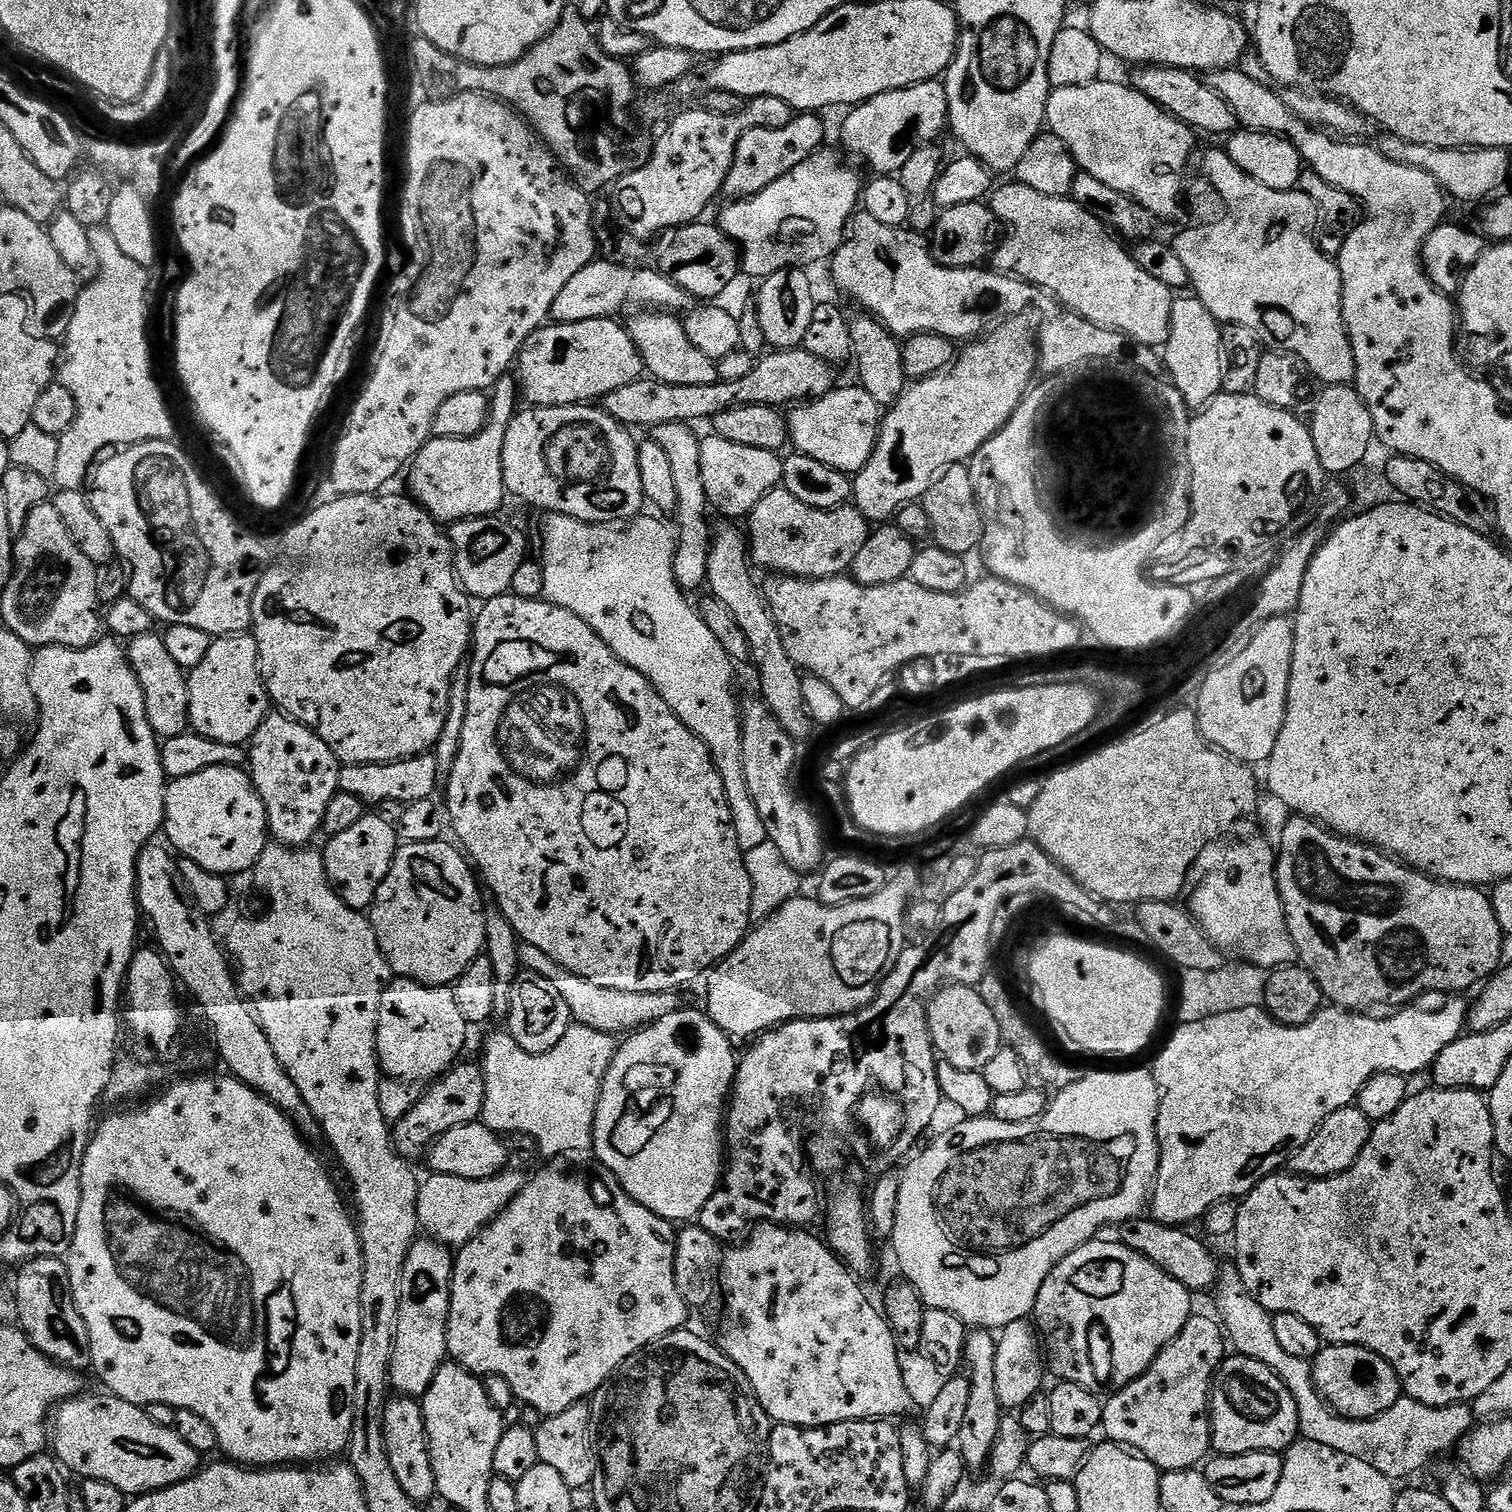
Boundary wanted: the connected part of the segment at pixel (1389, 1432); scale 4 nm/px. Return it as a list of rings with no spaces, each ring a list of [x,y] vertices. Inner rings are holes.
[[[1235,1266],[1223,1269],[1218,1283],[1215,1285],[1216,1312],[1222,1325],[1226,1340],[1232,1344],[1239,1355],[1254,1358],[1262,1362],[1290,1390],[1294,1398],[1294,1406],[1298,1406],[1298,1422],[1300,1436],[1310,1442],[1318,1442],[1322,1446],[1330,1446],[1341,1454],[1350,1454],[1350,1458],[1359,1458],[1362,1462],[1370,1462],[1378,1474],[1386,1474],[1394,1482],[1401,1482],[1407,1476],[1420,1472],[1439,1452],[1448,1452],[1457,1447],[1460,1441],[1474,1427],[1473,1409],[1468,1404],[1451,1404],[1435,1408],[1426,1406],[1414,1398],[1401,1395],[1390,1410],[1378,1414],[1372,1420],[1351,1420],[1332,1411],[1314,1386],[1312,1361],[1306,1358],[1293,1358],[1286,1350],[1282,1350],[1278,1338],[1274,1335],[1272,1325],[1273,1313],[1267,1312],[1252,1297],[1242,1282],[1240,1272]],[[1220,1284],[1220,1285],[1219,1285]],[[1220,1315],[1220,1316],[1219,1316]]]

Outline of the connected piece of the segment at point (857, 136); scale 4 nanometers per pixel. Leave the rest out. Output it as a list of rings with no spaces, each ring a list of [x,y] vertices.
[[[939,79],[878,94],[855,105],[849,112],[852,113],[840,128],[845,150],[882,176],[899,174],[902,166],[906,166],[906,158],[916,152],[921,142],[936,142],[949,127],[948,95]]]

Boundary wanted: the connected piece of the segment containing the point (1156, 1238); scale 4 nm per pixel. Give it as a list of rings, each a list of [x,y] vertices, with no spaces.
[[[1137,1218],[1119,1225],[1118,1232],[1120,1232],[1119,1243],[1150,1258],[1150,1262],[1154,1262],[1154,1266],[1158,1266],[1163,1272],[1170,1274],[1170,1278],[1182,1282],[1182,1286],[1186,1286],[1189,1292],[1199,1294],[1199,1292],[1206,1291],[1208,1287],[1208,1291],[1213,1287],[1218,1276],[1216,1256],[1198,1237],[1191,1236],[1183,1227],[1160,1224],[1151,1218]]]

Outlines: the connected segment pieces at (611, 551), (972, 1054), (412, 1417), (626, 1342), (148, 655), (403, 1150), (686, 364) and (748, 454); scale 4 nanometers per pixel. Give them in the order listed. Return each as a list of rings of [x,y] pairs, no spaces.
[[[549,512],[543,519],[544,521],[540,524],[540,556],[538,555],[539,563],[544,565],[543,599],[547,600],[549,604],[557,604],[566,610],[570,610],[570,614],[578,614],[578,618],[582,618],[582,622],[586,622],[586,626],[590,626],[595,630],[598,638],[602,638],[602,642],[606,642],[606,646],[610,646],[610,650],[618,659],[626,662],[626,666],[638,670],[638,674],[642,674],[652,683],[654,690],[662,698],[662,702],[666,702],[666,706],[670,706],[670,710],[674,710],[676,717],[710,750],[714,766],[722,778],[722,786],[726,786],[726,802],[730,806],[734,834],[738,834],[738,846],[740,851],[744,853],[746,874],[750,874],[752,879],[752,911],[760,918],[774,915],[787,900],[794,899],[801,891],[801,877],[792,869],[790,862],[786,862],[786,858],[782,858],[782,850],[778,850],[778,846],[774,846],[774,842],[768,839],[766,822],[762,822],[762,814],[758,814],[758,806],[754,806],[754,798],[750,798],[750,786],[746,786],[746,770],[742,766],[742,726],[740,725],[742,704],[739,699],[736,701],[736,688],[732,685],[734,661],[728,657],[726,650],[722,650],[722,642],[718,642],[718,638],[714,638],[710,626],[706,626],[706,622],[700,617],[699,611],[693,605],[692,608],[688,605],[689,597],[684,589],[678,586],[678,582],[674,578],[676,538],[673,529],[669,525],[668,529],[662,521],[655,520],[654,517],[647,516],[647,514],[641,514],[635,520],[625,523],[623,526],[587,524],[578,518],[570,518],[566,514],[558,514],[557,512]]]
[[[950,984],[940,989],[930,1003],[928,1003],[928,1025],[939,1059],[950,1066],[958,1066],[958,1070],[974,1070],[983,1072],[984,1068],[998,1054],[1002,1047],[998,1022],[994,1022],[994,1014],[990,1014],[990,1006],[982,1002],[975,987],[966,984]]]
[[[396,1394],[384,1403],[384,1441],[390,1466],[398,1477],[398,1486],[402,1486],[402,1490],[406,1490],[409,1498],[417,1504],[427,1505],[427,1500],[436,1496],[436,1483],[434,1466],[430,1462],[424,1410],[419,1399]]]
[[[544,1168],[537,1174],[533,1180],[529,1179],[524,1185],[524,1189],[521,1190],[514,1199],[504,1207],[503,1212],[492,1221],[491,1224],[487,1224],[480,1233],[474,1237],[470,1242],[466,1242],[455,1253],[454,1263],[452,1265],[452,1297],[450,1298],[450,1318],[448,1319],[448,1356],[451,1357],[455,1363],[460,1364],[467,1372],[472,1372],[475,1376],[481,1378],[486,1376],[501,1376],[506,1378],[506,1382],[510,1382],[510,1390],[514,1390],[517,1401],[522,1405],[529,1404],[534,1411],[540,1412],[541,1417],[553,1416],[558,1414],[562,1410],[566,1410],[570,1406],[587,1401],[589,1398],[596,1395],[596,1391],[600,1389],[611,1376],[622,1366],[622,1362],[626,1362],[626,1358],[630,1358],[638,1350],[642,1350],[650,1342],[654,1342],[658,1338],[662,1338],[666,1334],[671,1332],[681,1331],[685,1327],[684,1324],[688,1320],[688,1312],[690,1313],[689,1305],[684,1303],[682,1294],[678,1290],[678,1282],[674,1278],[674,1258],[676,1257],[676,1237],[678,1235],[677,1229],[671,1220],[664,1220],[659,1217],[658,1214],[652,1213],[645,1206],[634,1201],[625,1194],[617,1194],[614,1197],[612,1204],[599,1204],[598,1201],[592,1197],[592,1192],[579,1180],[576,1176],[571,1176],[568,1172],[563,1172],[560,1168]]]
[[[159,635],[136,636],[127,641],[126,655],[132,665],[134,674],[142,686],[142,694],[146,700],[146,718],[150,718],[150,726],[161,741],[178,738],[178,734],[189,731],[188,707],[190,694],[188,693],[188,676],[185,669],[170,658],[163,639]]]
[[[457,1063],[448,1069],[431,1085],[432,1088],[421,1095],[420,1100],[405,1117],[394,1125],[392,1142],[396,1151],[409,1162],[423,1157],[431,1149],[432,1144],[442,1134],[454,1130],[454,1126],[475,1124],[484,1115],[486,1102],[486,1078],[483,1067],[479,1063]]]
[[[640,310],[626,327],[638,354],[644,363],[645,373],[653,380],[661,380],[674,386],[706,386],[715,384],[716,361],[706,358],[690,338],[686,338],[683,323],[675,315],[659,310]]]
[[[715,434],[705,435],[700,442],[700,449],[702,450],[702,486],[706,486],[706,498],[708,499],[709,505],[713,509],[716,508],[720,511],[719,515],[724,518],[746,518],[754,510],[754,506],[758,506],[758,502],[762,502],[762,498],[766,498],[766,494],[770,494],[775,488],[781,487],[784,479],[784,461],[779,455],[770,450],[758,450],[754,446],[738,446],[738,442],[726,442],[726,438]]]

